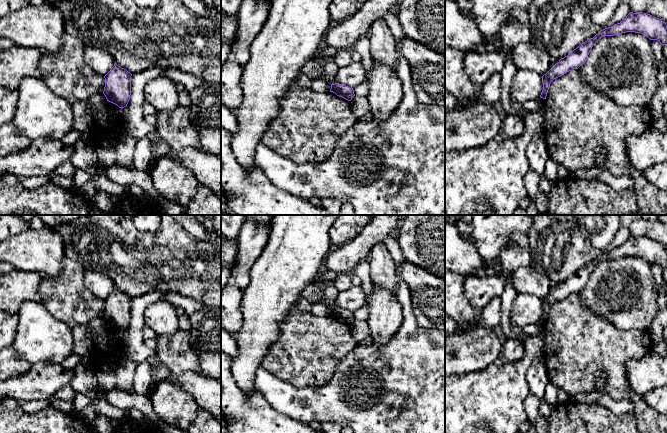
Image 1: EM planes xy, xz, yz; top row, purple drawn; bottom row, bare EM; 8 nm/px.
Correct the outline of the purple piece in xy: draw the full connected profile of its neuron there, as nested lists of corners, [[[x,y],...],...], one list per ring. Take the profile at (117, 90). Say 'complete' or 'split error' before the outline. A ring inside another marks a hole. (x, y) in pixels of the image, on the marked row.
complete; [[[116,63],[104,76],[105,87],[103,94],[107,101],[117,105],[119,108],[127,106],[131,95],[131,76],[126,69]]]

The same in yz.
complete; [[[630,12],[620,23],[601,30],[593,38],[580,44],[564,58],[561,58],[546,74],[542,76],[543,90],[540,97],[546,99],[550,83],[583,65],[593,47],[602,37],[614,36],[626,32],[641,33],[650,40],[657,40],[662,45],[667,45],[667,25],[664,21],[650,14]]]

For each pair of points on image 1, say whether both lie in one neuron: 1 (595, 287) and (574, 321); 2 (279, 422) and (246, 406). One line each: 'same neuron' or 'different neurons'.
1: different neurons
2: same neuron

